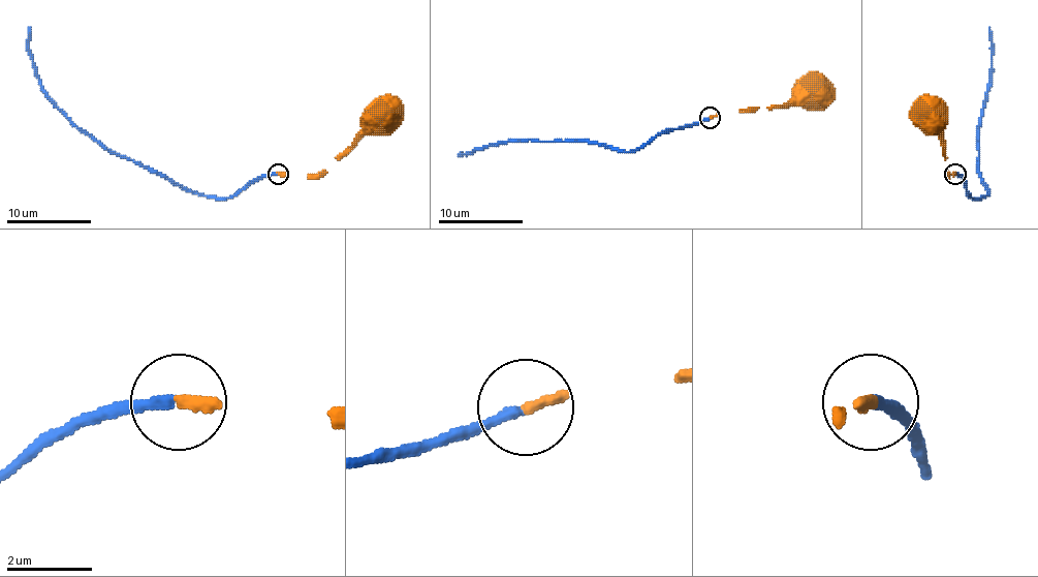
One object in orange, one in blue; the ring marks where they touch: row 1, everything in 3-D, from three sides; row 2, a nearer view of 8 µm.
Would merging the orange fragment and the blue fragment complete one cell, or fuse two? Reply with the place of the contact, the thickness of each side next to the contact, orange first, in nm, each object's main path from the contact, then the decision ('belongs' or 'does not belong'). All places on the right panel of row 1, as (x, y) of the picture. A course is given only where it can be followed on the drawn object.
at (955, 174); 280 nm thick on the orange side, 240 nm on the other; orange runs (955, 175), (945, 171), (943, 128), (931, 118); blue runs (955, 175), (972, 198), (983, 198), (989, 191), (978, 173), (976, 126), (987, 88), (989, 27); belongs

